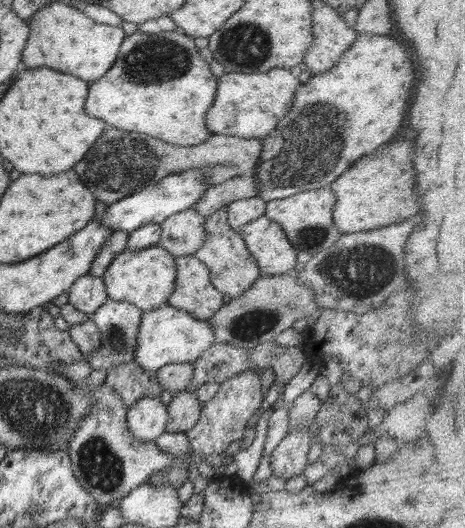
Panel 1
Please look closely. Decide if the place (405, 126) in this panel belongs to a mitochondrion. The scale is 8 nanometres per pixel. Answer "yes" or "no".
no

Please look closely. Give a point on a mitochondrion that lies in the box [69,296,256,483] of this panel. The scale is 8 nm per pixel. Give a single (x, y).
(116, 343)

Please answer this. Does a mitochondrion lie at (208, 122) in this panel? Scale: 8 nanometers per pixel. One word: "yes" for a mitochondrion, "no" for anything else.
no

